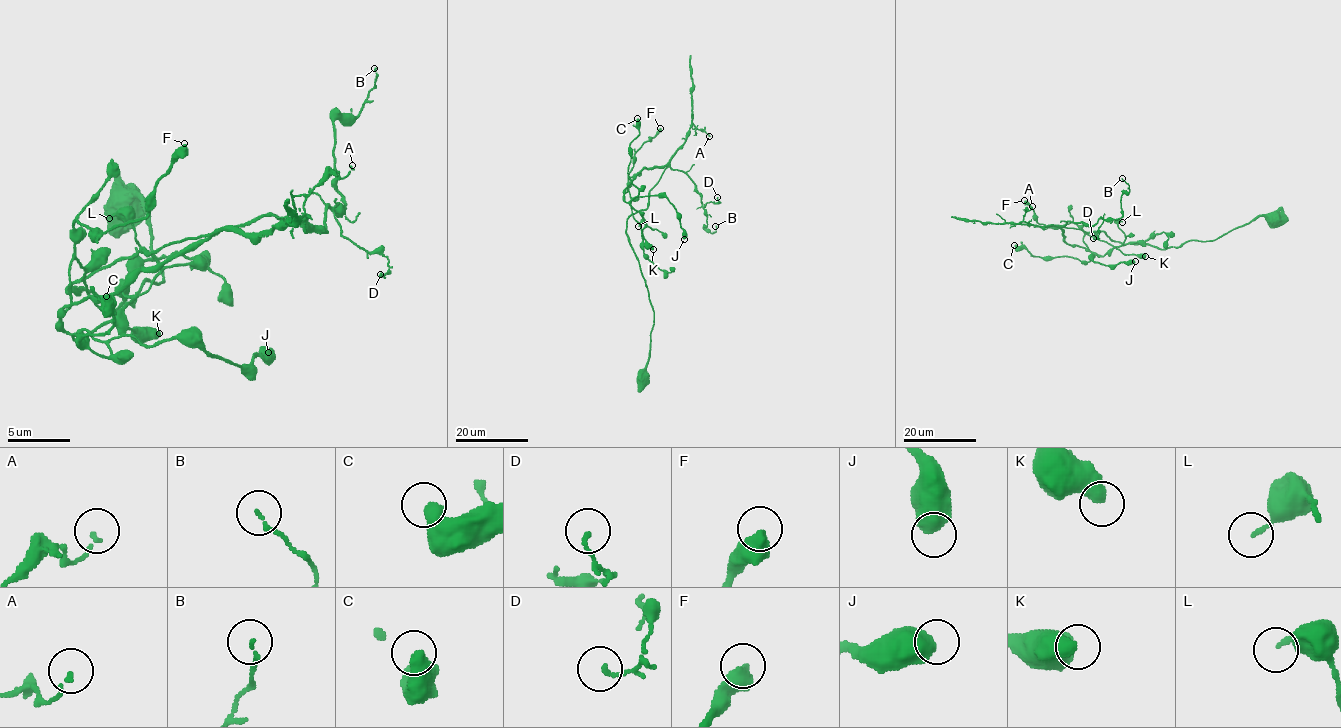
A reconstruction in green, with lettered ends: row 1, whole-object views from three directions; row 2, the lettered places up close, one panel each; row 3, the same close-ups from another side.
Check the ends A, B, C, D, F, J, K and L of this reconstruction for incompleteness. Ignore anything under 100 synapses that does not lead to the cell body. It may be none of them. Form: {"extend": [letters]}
{"extend": []}

